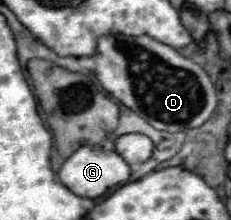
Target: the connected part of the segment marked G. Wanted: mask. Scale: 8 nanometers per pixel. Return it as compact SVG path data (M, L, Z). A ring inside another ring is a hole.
M80 146L60 168L58 172L60 182L70 188L78 196L86 198L98 198L102 196L108 188L120 186L128 182L130 178L130 166L114 152L114 150L104 150L102 146Z

